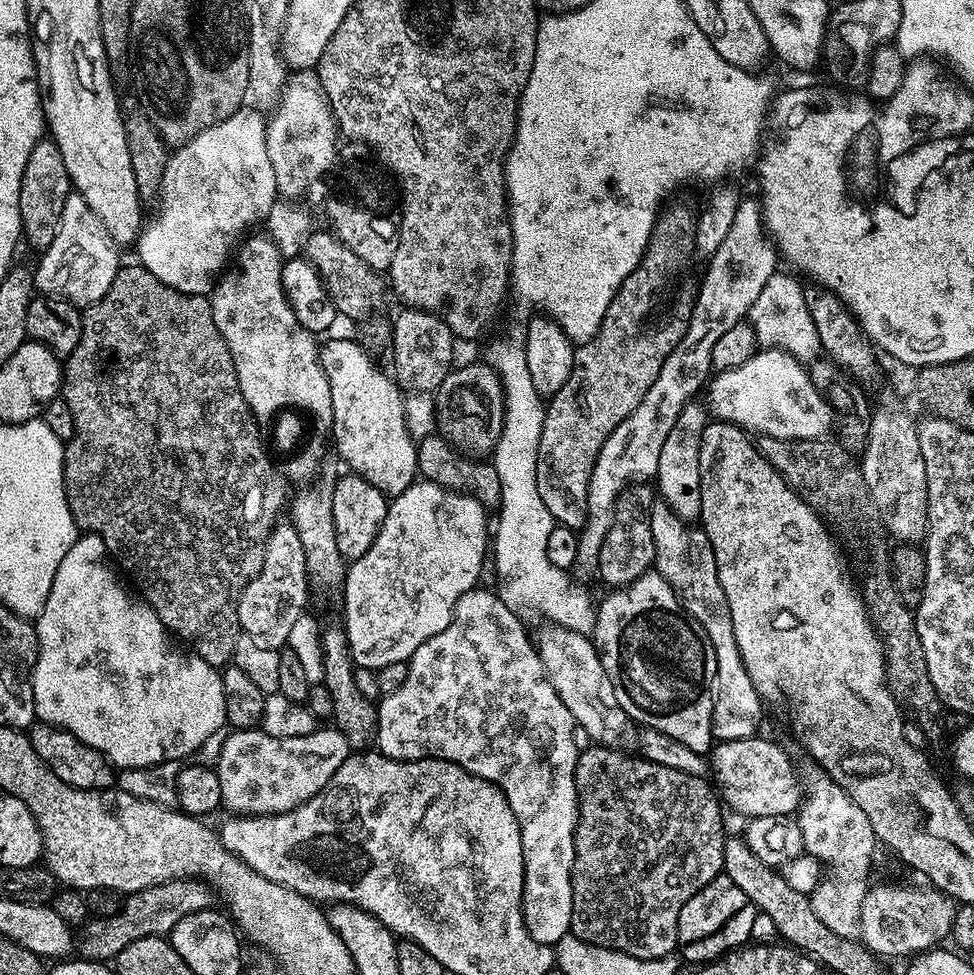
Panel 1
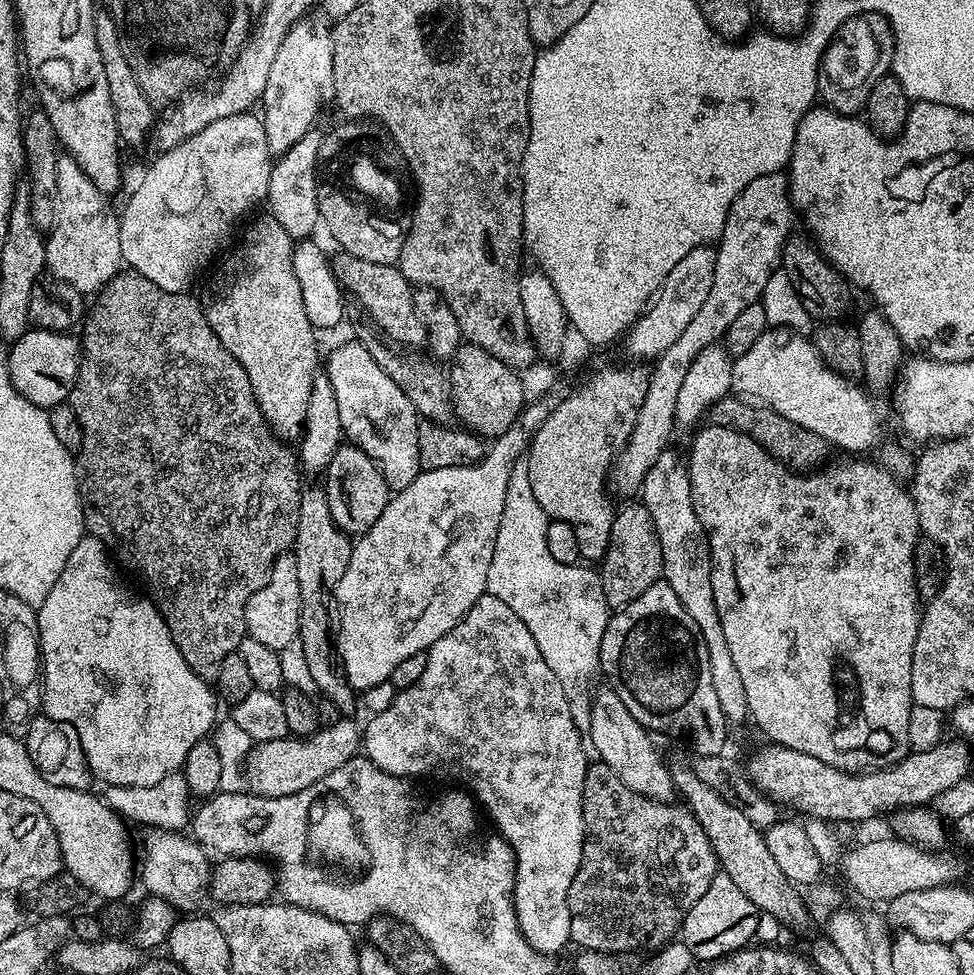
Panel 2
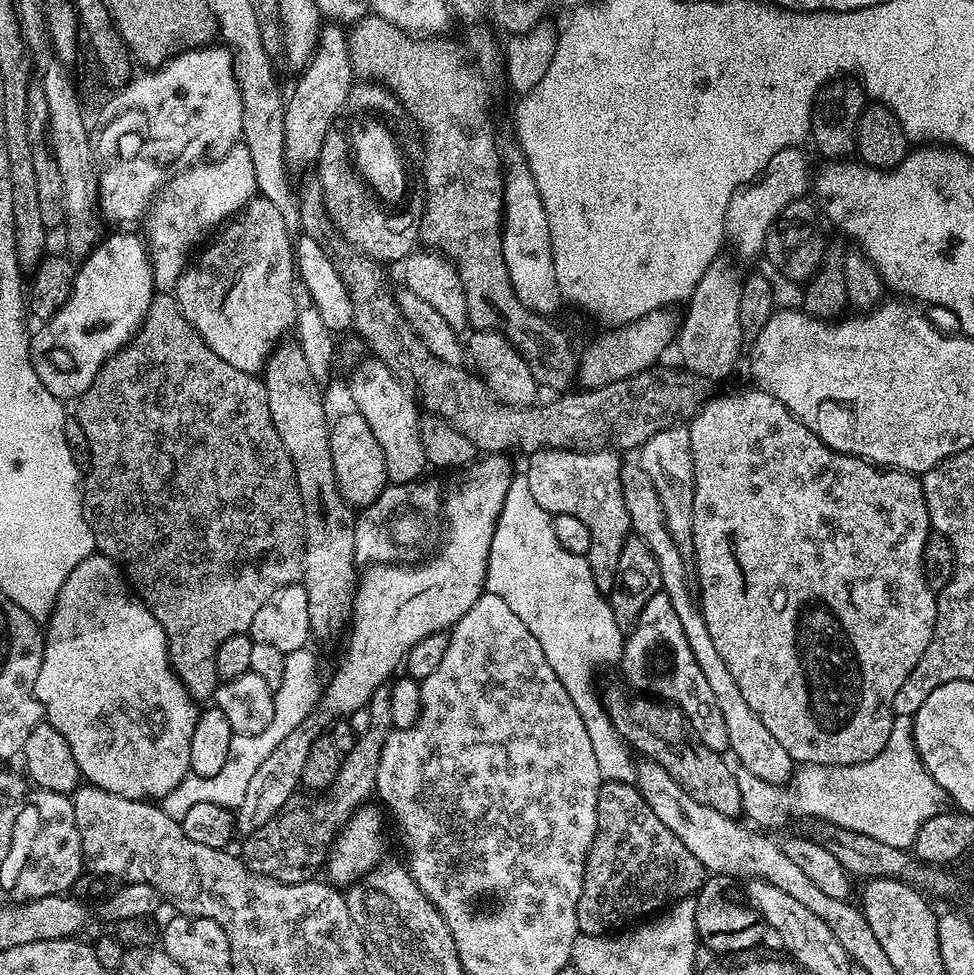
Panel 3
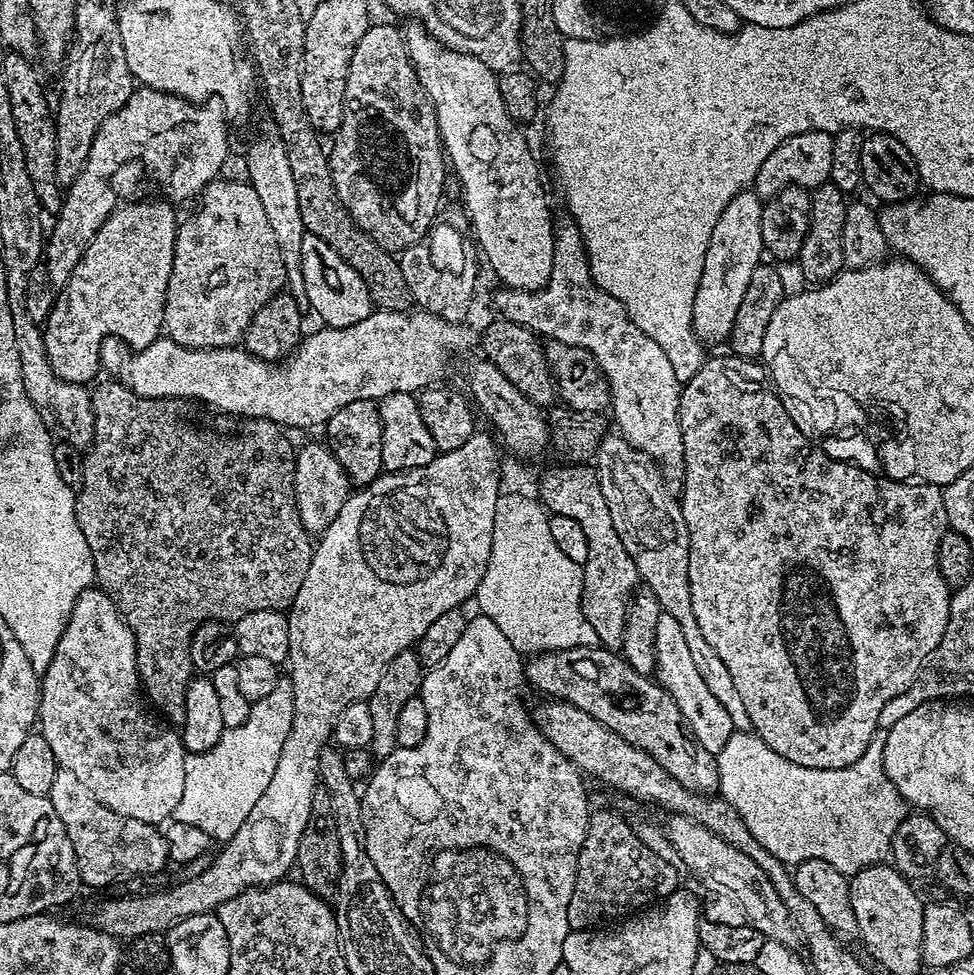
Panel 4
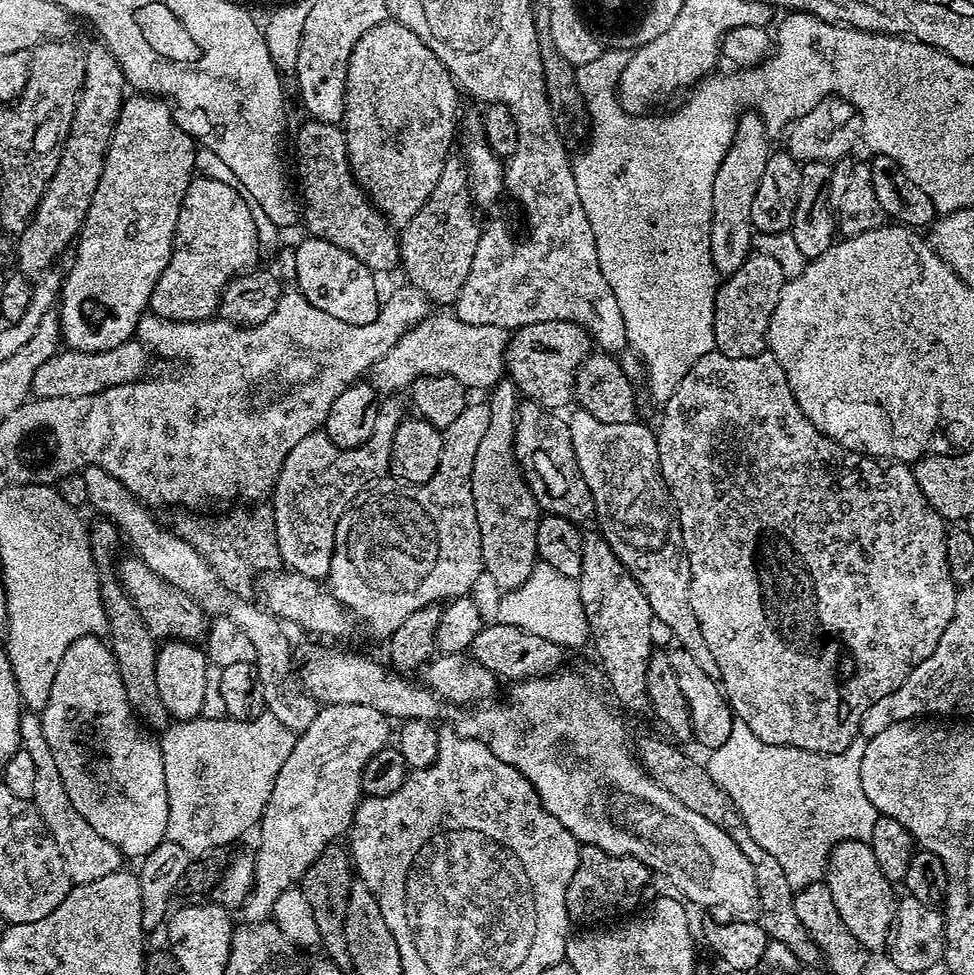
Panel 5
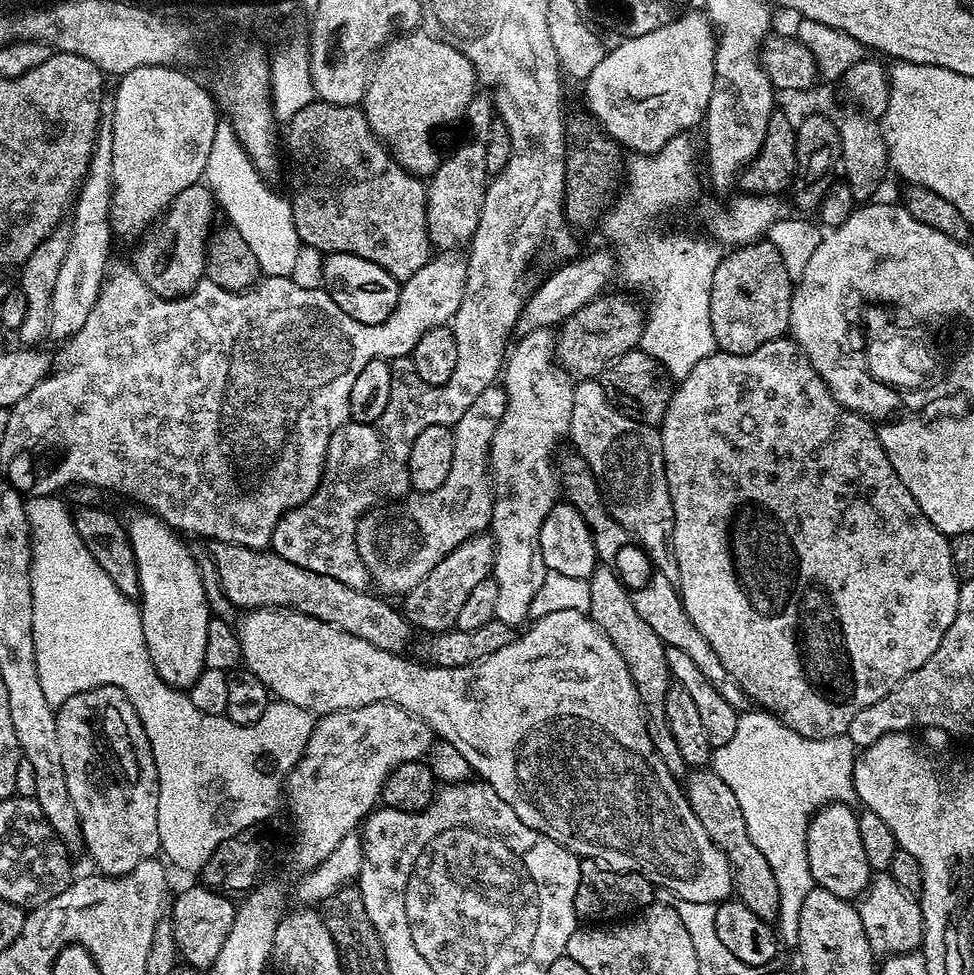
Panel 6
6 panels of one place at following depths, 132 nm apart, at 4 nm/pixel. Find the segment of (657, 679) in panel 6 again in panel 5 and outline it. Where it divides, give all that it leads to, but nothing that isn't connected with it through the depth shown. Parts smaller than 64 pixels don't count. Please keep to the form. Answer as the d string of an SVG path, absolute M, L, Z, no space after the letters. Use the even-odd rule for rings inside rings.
M599 531L583 533L582 570L578 577L580 597L588 619L591 643L596 643L600 664L612 683L617 698L634 712L647 713L650 708L646 688L646 666L653 654L650 602L639 582L622 566Z

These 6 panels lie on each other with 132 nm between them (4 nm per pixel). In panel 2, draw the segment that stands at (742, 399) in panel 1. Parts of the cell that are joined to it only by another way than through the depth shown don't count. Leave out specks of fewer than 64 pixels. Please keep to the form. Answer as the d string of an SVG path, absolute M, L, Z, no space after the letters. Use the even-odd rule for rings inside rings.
M772 328L764 332L746 354L735 357L732 366L732 386L739 395L751 398L761 404L767 404L782 418L790 418L790 422L798 422L798 426L806 426L814 434L828 440L829 445L845 448L848 454L864 454L867 448L875 449L880 436L880 416L872 405L859 383L840 376L826 366L826 362L816 352L811 339L807 335L792 331L791 328Z

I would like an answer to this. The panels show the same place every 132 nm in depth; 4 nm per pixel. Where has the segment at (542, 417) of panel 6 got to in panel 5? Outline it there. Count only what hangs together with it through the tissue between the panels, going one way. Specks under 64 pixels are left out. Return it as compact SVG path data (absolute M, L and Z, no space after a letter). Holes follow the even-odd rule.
M501 379L495 388L491 389L490 398L486 403L490 410L490 426L486 426L486 434L478 446L478 454L474 454L474 470L472 471L472 493L474 494L474 510L478 514L478 530L482 542L482 558L484 572L500 590L520 588L526 578L538 563L536 543L538 542L538 526L542 509L534 494L529 477L516 459L516 426L518 423L518 388L511 379Z

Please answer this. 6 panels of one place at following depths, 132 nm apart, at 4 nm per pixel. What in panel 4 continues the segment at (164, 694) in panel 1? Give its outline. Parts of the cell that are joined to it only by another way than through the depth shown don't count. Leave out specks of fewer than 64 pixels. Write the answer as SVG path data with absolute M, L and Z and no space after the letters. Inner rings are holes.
M99 587L88 588L76 599L66 630L54 650L54 658L39 681L38 732L50 744L57 765L74 774L99 804L114 810L114 814L160 826L173 815L182 798L186 753L179 731L163 723L156 724L157 717L148 716L147 711L140 678L136 675L136 643L132 632L116 611L112 599Z

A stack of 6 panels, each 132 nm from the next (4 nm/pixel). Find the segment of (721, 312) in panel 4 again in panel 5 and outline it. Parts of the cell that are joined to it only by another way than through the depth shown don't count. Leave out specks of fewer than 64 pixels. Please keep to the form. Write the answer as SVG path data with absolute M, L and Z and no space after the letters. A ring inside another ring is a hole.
M748 110L736 121L736 133L730 150L714 174L714 198L712 199L712 221L710 222L710 254L712 266L721 277L727 278L753 251L754 229L750 218L750 202L754 202L754 190L762 179L762 170L770 155L769 137L766 135L764 120L759 112Z

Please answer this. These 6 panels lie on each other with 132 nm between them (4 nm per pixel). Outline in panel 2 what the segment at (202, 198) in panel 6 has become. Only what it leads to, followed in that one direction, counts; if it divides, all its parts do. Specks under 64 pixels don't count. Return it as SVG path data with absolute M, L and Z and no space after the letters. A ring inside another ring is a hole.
M264 214L261 220L254 221L245 230L240 245L213 274L208 284L208 297L202 300L204 313L214 334L218 334L222 346L226 346L226 350L238 358L242 370L246 370L265 420L285 442L299 441L303 433L310 390L318 374L316 363L322 360L322 356L316 353L317 329L313 328L310 318L306 318L306 310L302 306L302 290L298 286L292 261L293 247L294 241L290 234L282 230L282 226L271 214Z

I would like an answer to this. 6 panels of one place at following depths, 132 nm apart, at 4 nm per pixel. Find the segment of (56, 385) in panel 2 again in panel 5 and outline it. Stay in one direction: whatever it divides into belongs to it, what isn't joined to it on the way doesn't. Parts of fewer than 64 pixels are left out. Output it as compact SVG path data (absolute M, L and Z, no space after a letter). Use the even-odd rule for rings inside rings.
M132 94L127 97L120 111L120 117L116 123L116 132L112 135L112 141L106 154L106 162L102 170L102 178L98 182L97 189L94 190L93 201L90 202L88 214L85 218L84 226L80 235L74 244L76 250L76 261L72 264L68 276L62 280L62 305L59 307L58 322L61 326L62 340L69 349L78 352L101 352L110 350L119 344L125 344L127 340L133 339L137 335L136 327L140 324L140 315L149 311L152 302L152 292L156 288L158 278L166 270L166 266L172 257L172 247L176 241L176 227L178 226L178 214L182 210L182 202L186 198L186 190L190 182L194 179L194 173L197 171L196 154L198 145L193 140L192 135L185 130L179 122L177 113L173 105L167 99L157 98L147 94Z

